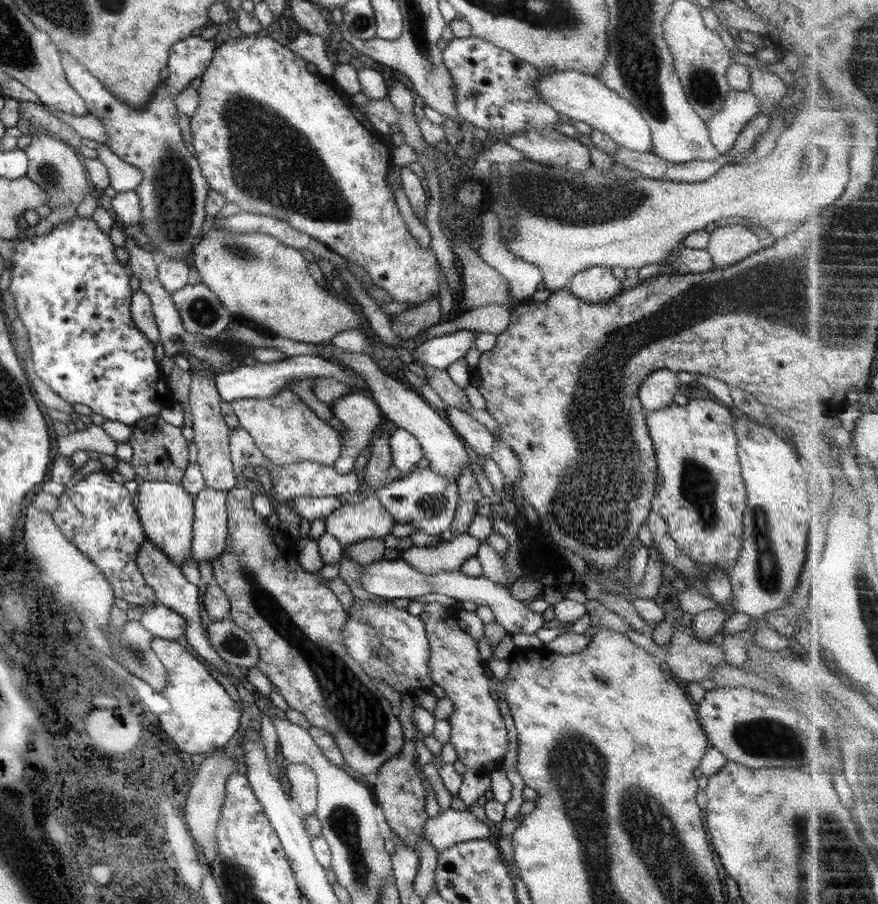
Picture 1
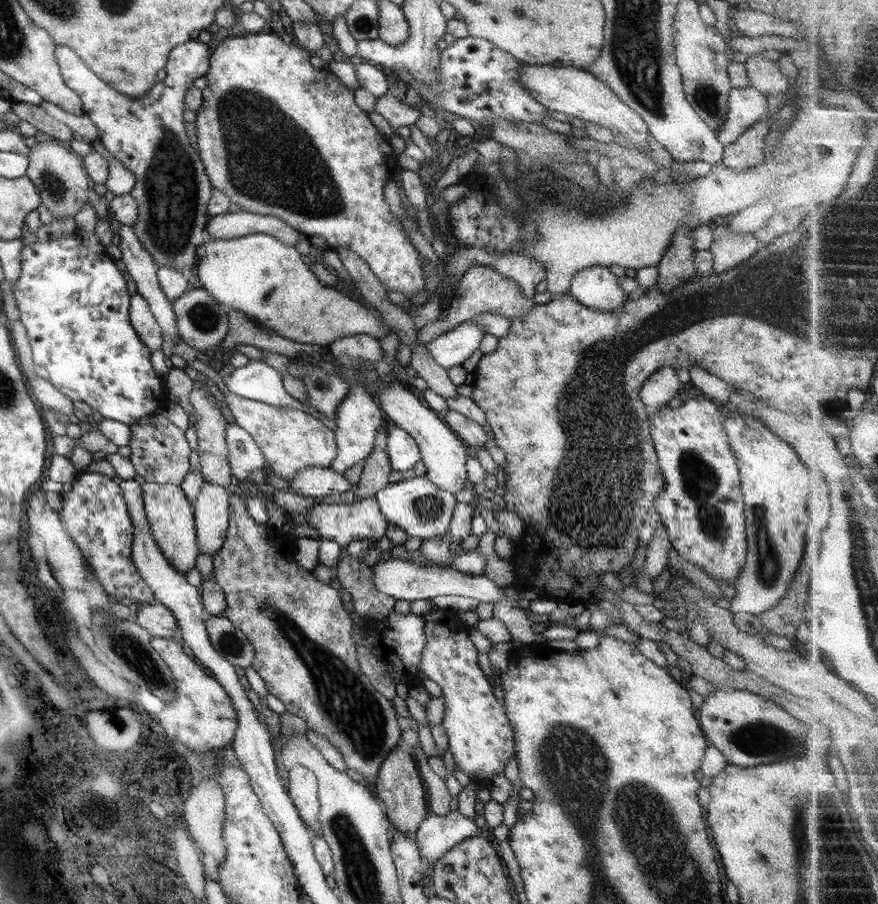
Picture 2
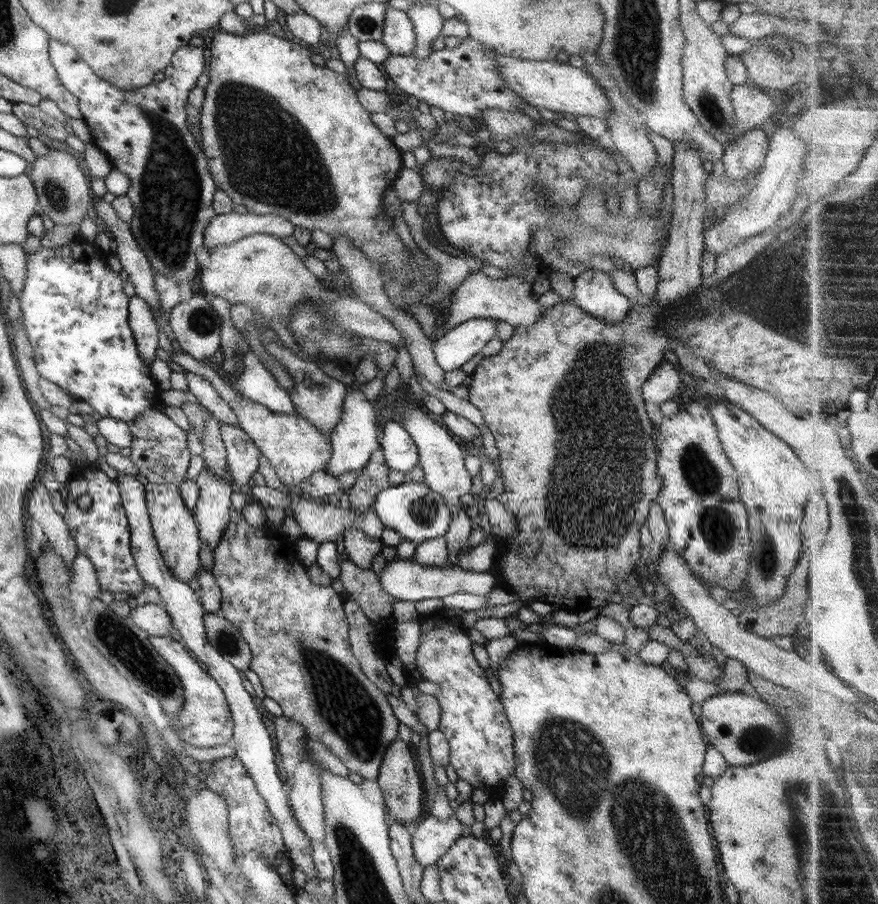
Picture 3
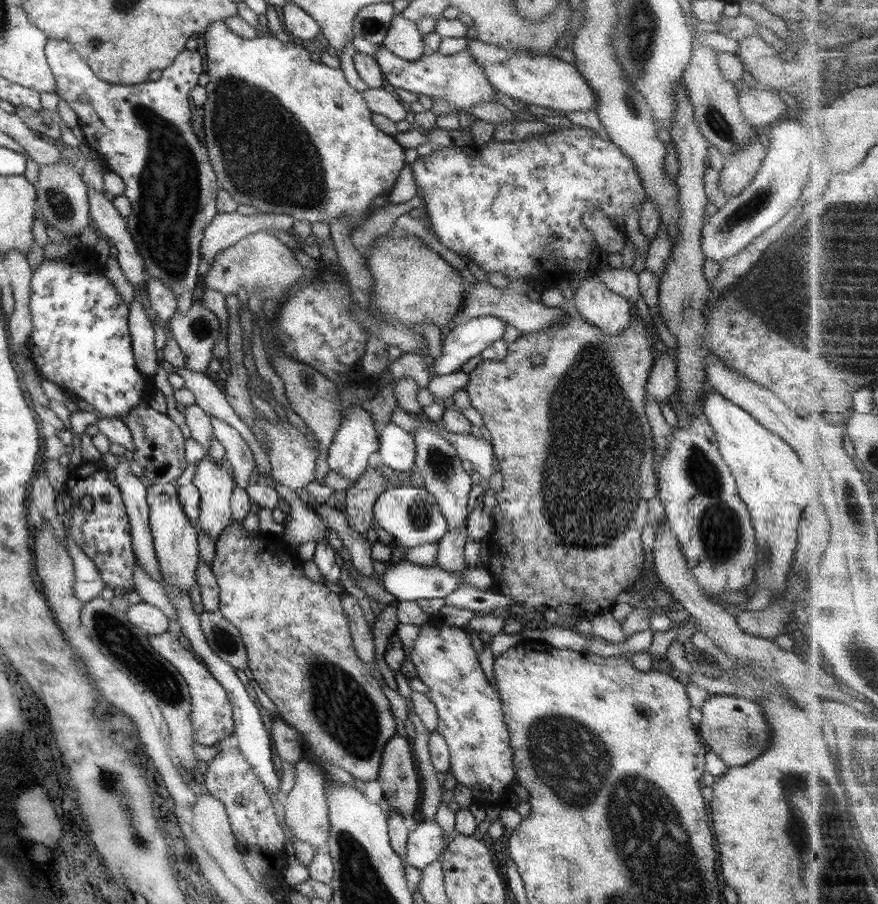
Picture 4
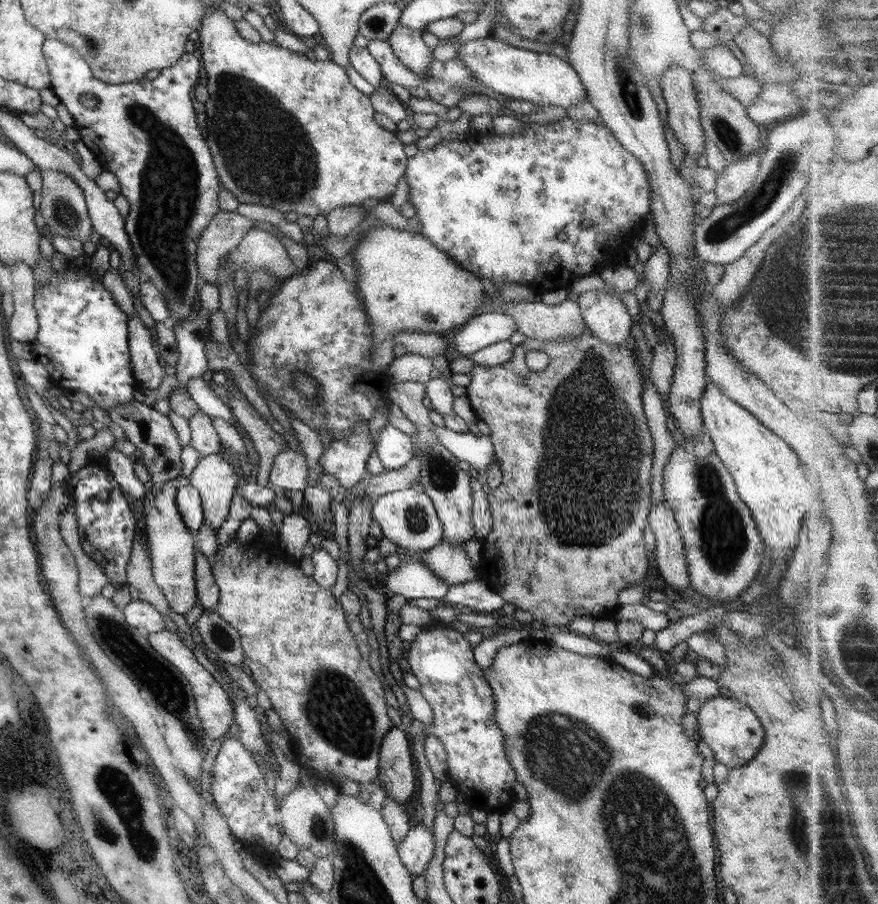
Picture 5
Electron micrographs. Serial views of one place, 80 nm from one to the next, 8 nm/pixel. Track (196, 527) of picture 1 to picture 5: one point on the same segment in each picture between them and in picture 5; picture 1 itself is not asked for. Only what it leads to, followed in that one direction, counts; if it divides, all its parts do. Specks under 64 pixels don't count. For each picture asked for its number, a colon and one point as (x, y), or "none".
2: (210, 511)
3: (211, 513)
4: (213, 481)
5: (214, 477)

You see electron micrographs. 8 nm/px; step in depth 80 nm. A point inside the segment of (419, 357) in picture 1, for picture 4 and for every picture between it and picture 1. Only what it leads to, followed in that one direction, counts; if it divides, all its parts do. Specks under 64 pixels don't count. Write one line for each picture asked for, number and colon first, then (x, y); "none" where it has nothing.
2: (450, 350)
3: (459, 344)
4: (464, 341)

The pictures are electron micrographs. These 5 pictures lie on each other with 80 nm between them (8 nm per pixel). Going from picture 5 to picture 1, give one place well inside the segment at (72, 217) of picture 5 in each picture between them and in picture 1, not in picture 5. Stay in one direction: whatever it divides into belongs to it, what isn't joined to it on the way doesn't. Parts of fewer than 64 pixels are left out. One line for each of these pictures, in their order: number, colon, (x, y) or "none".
1: (54, 166)
2: (61, 181)
3: (63, 192)
4: (61, 193)

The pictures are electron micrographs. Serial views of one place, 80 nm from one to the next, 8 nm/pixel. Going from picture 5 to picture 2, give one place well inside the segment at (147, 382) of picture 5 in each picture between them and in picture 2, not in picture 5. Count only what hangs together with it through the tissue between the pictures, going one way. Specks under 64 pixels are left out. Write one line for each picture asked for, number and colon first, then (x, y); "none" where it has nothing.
2: (142, 321)
3: (140, 320)
4: (140, 331)

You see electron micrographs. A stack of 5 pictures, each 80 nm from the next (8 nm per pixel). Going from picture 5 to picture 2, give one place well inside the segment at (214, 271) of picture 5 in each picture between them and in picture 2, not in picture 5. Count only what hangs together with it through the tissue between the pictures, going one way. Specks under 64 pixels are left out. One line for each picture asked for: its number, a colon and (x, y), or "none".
2: (230, 225)
3: (224, 229)
4: (225, 229)

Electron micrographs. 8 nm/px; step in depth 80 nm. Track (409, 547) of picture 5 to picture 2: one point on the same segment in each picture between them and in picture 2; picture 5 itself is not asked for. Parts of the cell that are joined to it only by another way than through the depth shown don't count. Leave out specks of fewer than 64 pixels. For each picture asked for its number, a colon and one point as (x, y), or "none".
2: (414, 504)
3: (417, 514)
4: (410, 515)

